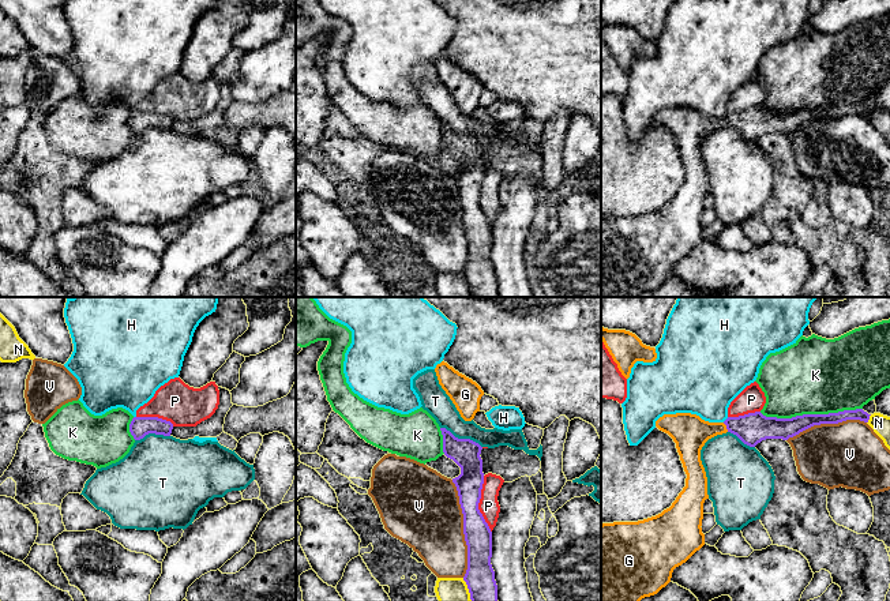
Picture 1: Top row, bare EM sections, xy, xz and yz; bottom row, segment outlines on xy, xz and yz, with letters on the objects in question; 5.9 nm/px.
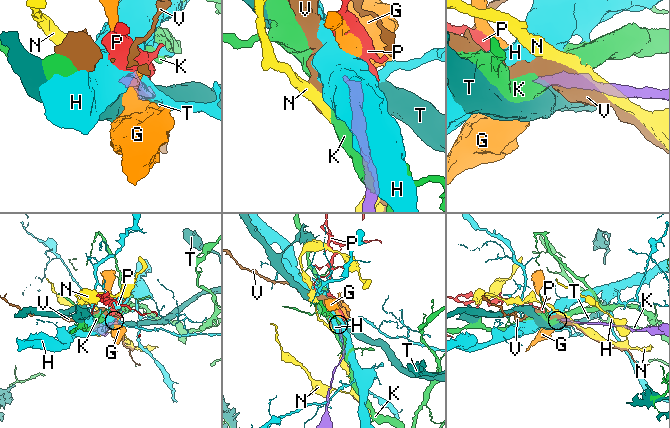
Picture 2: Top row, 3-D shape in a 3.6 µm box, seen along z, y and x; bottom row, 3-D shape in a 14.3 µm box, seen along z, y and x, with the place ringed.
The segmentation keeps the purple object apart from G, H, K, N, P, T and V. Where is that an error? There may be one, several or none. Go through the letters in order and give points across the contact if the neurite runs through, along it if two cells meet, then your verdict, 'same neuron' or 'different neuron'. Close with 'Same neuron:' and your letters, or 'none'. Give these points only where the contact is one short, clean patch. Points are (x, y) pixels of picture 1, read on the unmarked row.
G: runs through yz (751, 123), (727, 121), (690, 127); same neuron
H: border along yz (728, 112), (723, 116); different neuron
K: different neuron
N: different neuron
P: different neuron
T: border along xz (440, 121), (444, 121), (458, 132), (469, 132), (481, 142); different neuron
V: different neuron
Same neuron: G

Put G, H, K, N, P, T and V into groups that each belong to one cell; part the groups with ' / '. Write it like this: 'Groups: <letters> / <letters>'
Groups: G / H / K / N / P / T / V

